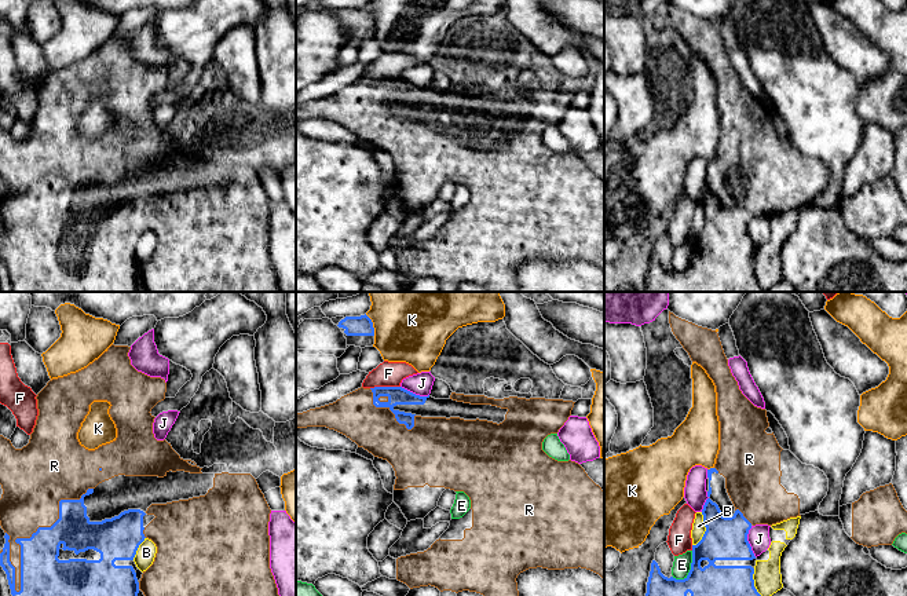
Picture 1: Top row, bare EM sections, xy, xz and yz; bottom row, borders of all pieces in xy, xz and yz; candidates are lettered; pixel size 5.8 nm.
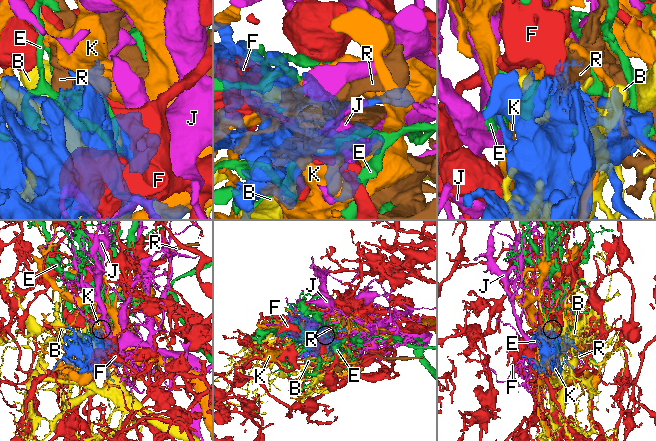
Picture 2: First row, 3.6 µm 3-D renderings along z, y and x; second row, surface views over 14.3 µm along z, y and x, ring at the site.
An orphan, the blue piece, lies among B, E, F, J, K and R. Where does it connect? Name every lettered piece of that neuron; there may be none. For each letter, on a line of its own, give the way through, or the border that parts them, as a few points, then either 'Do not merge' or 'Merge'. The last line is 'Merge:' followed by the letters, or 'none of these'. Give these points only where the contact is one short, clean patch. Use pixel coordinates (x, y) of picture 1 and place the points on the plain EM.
B: Do not merge
E: Do not merge
F: Do not merge
J: Do not merge
K: Do not merge
R: Merge
Merge: R

